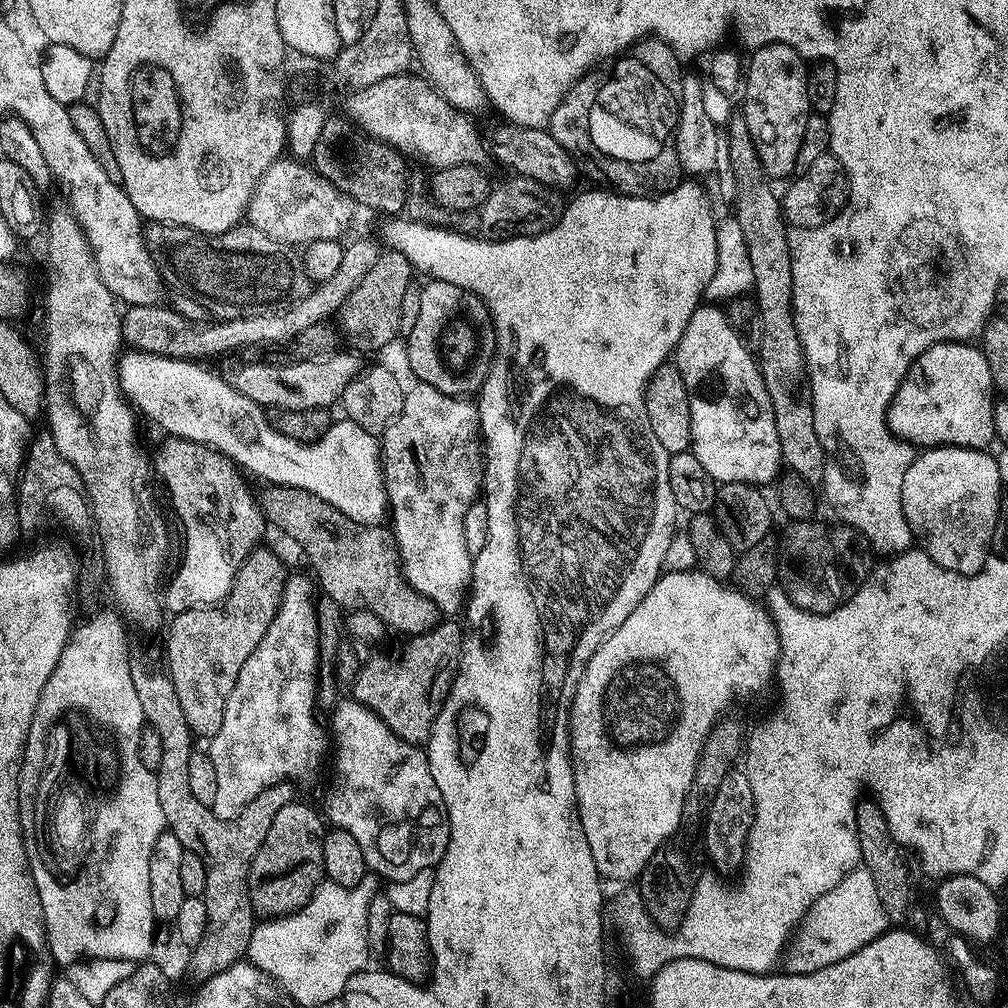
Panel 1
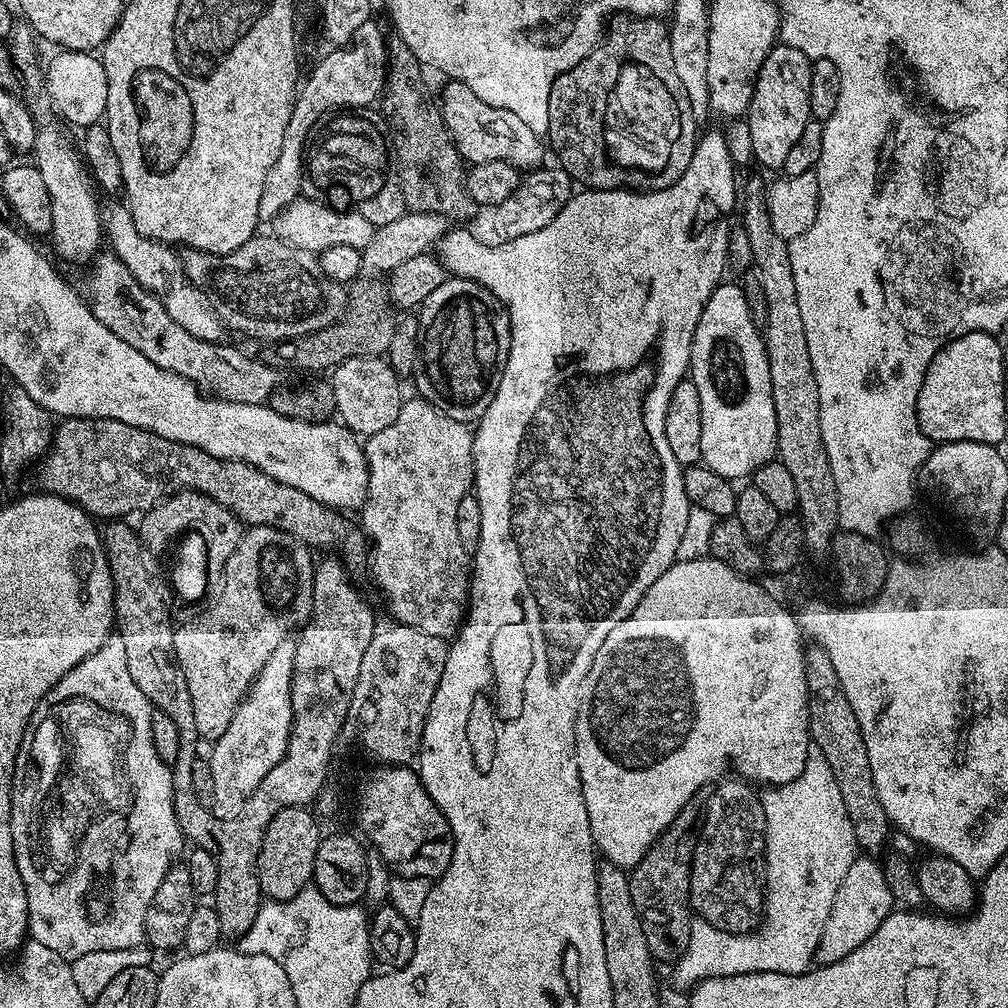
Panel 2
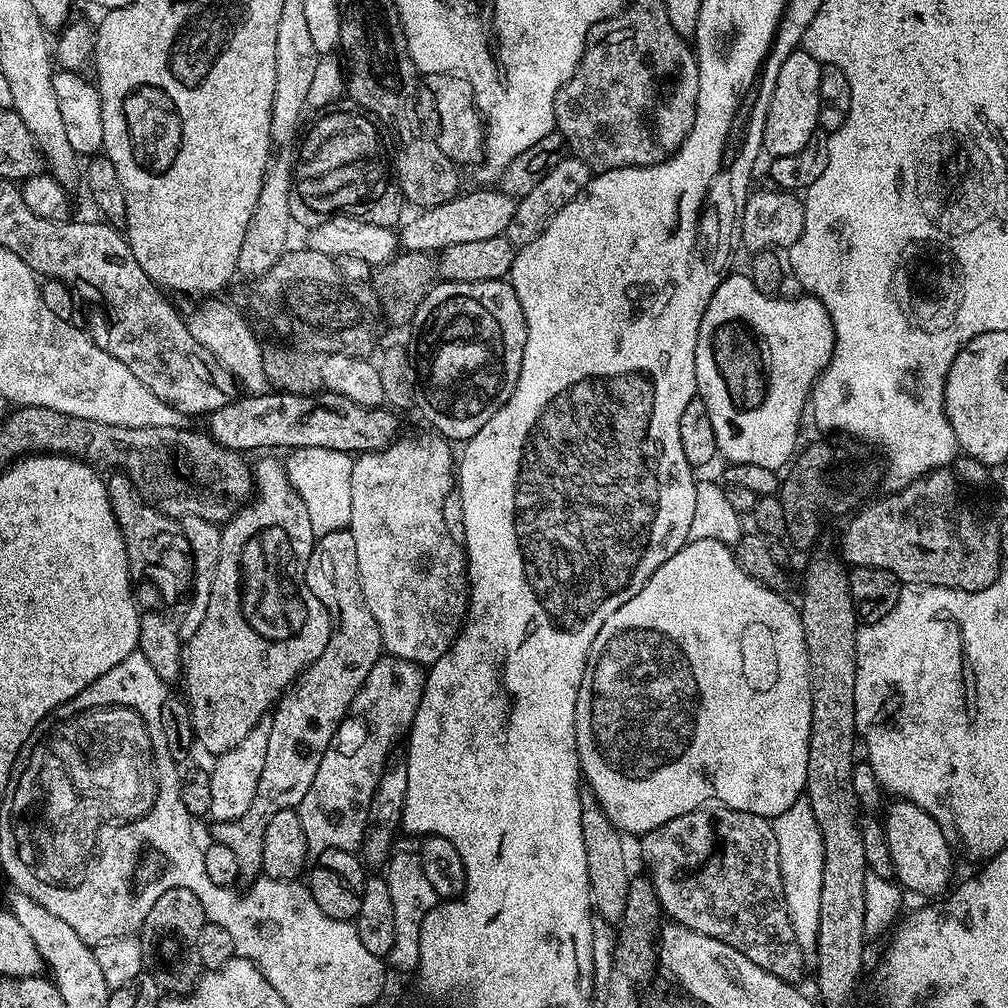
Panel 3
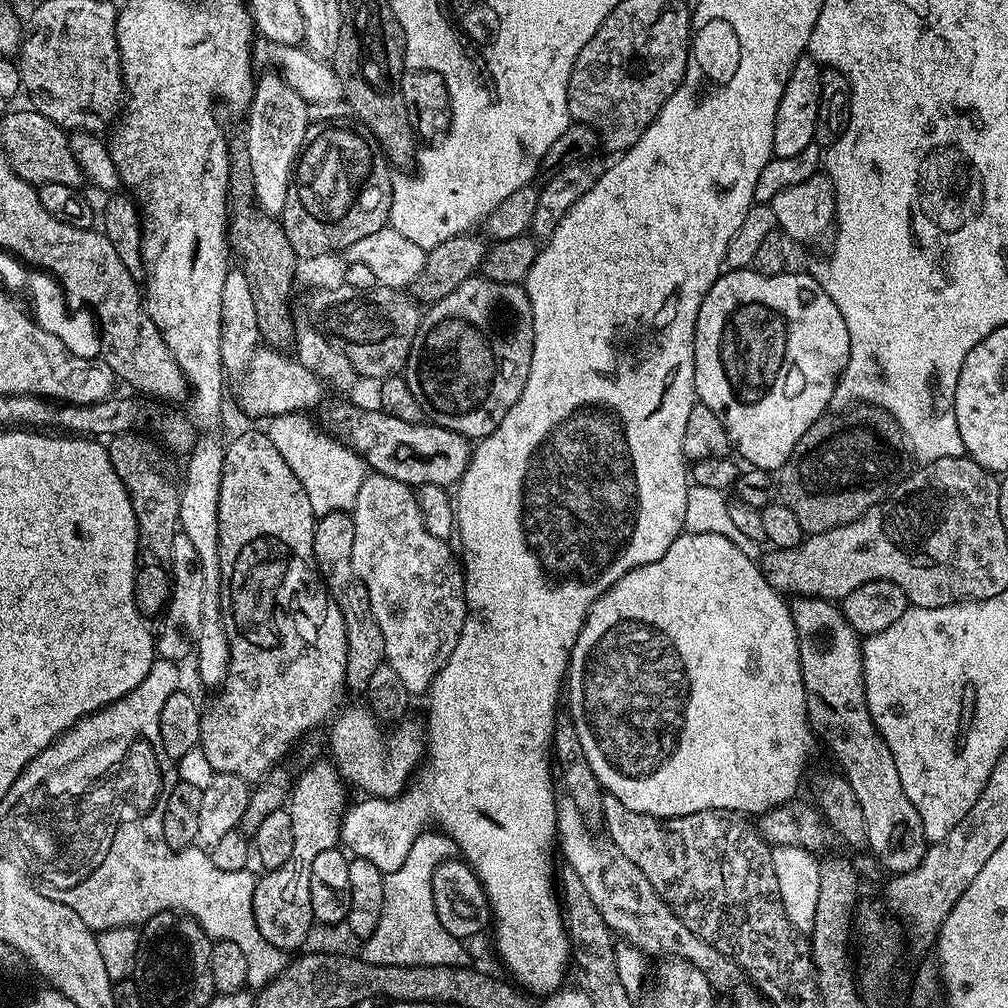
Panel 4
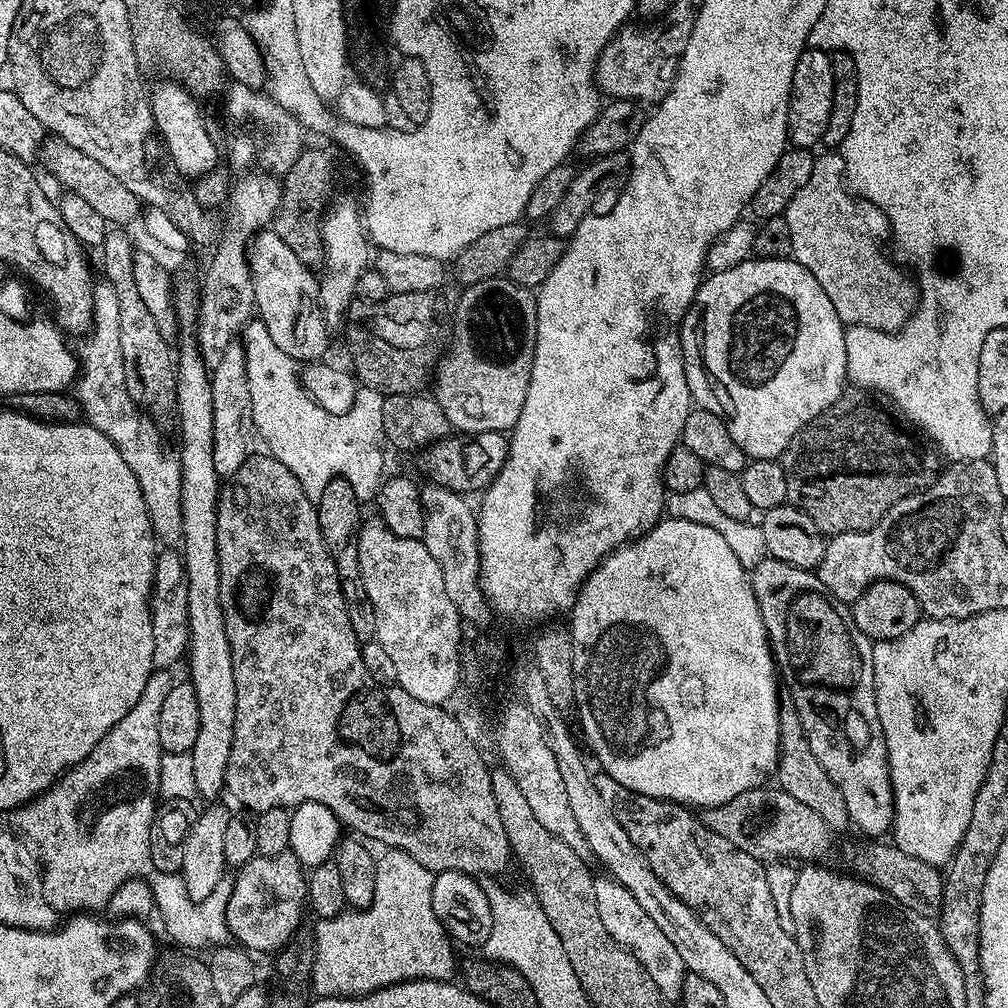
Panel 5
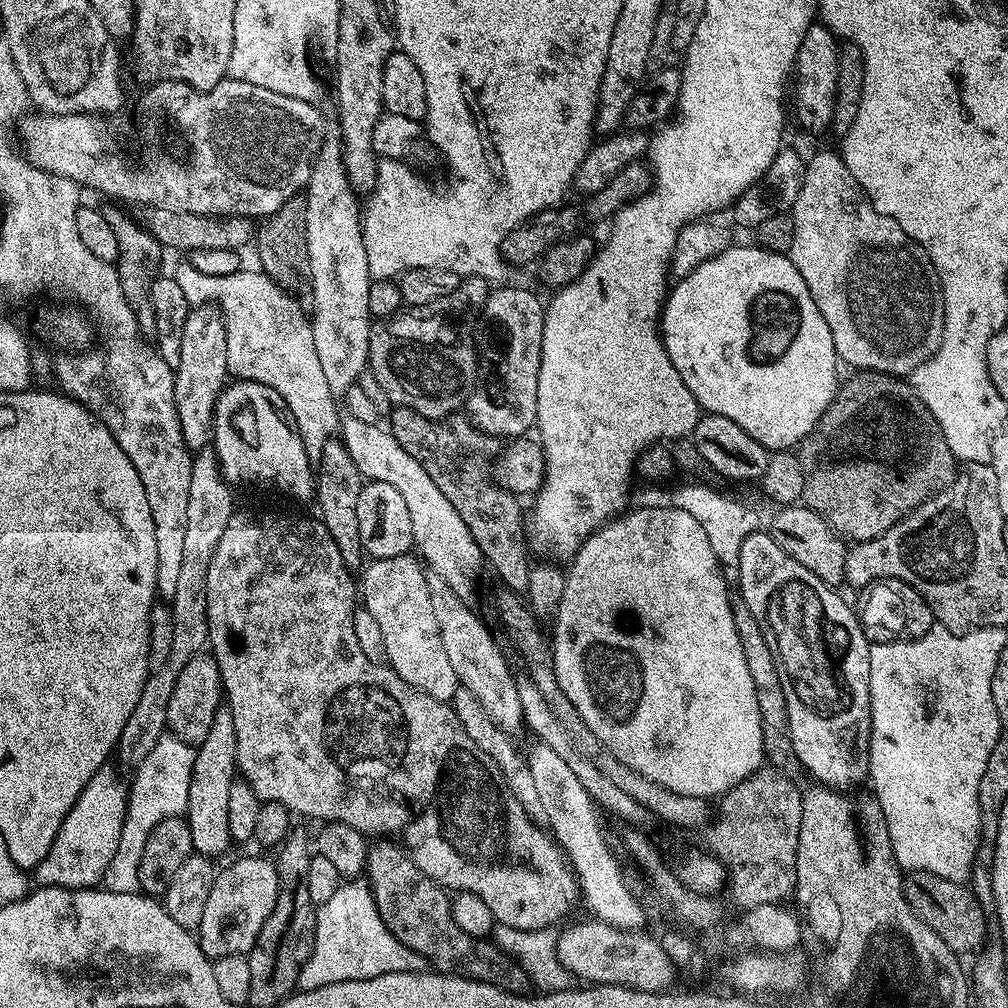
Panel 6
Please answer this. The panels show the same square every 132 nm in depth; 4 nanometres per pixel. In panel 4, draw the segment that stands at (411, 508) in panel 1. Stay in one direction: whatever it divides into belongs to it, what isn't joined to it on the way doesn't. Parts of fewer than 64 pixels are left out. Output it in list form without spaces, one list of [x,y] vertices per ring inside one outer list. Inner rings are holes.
[[[380,472],[365,475],[362,490],[358,490],[358,502],[352,508],[351,513],[354,518],[354,554],[352,555],[354,558],[354,570],[358,574],[360,581],[364,583],[364,589],[370,598],[370,610],[382,630],[385,661],[397,672],[398,678],[402,678],[402,683],[406,686],[408,693],[427,693],[434,682],[434,678],[442,670],[442,666],[450,658],[452,651],[456,649],[456,643],[462,634],[464,620],[468,616],[468,603],[464,597],[464,569],[461,561],[458,559],[457,553],[456,556],[452,553],[451,547],[453,545],[449,541],[434,538],[434,534],[430,534],[430,530],[424,525],[424,515],[420,509],[420,501],[413,485],[403,484],[394,478],[383,476]]]

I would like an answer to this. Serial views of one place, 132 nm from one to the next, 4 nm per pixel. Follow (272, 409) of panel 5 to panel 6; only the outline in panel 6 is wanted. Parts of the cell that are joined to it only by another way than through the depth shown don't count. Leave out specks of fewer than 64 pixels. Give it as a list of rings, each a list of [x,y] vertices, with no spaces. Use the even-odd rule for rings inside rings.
[[[184,262],[177,270],[173,271],[173,276],[178,282],[178,286],[181,287],[183,294],[185,294],[189,305],[200,306],[203,304],[212,303],[220,309],[220,314],[224,320],[224,329],[226,330],[226,366],[228,367],[229,377],[236,380],[249,380],[250,382],[262,382],[262,386],[270,386],[270,390],[278,390],[278,394],[282,394],[282,402],[286,402],[288,407],[288,413],[292,416],[292,423],[296,425],[298,434],[302,438],[302,442],[306,446],[306,454],[308,459],[312,462],[319,461],[322,454],[322,446],[326,446],[326,442],[329,438],[337,435],[340,427],[340,421],[342,419],[341,413],[336,413],[336,404],[338,408],[337,397],[332,395],[330,386],[326,386],[326,377],[322,374],[322,365],[318,363],[318,350],[314,347],[314,336],[312,332],[311,319],[307,316],[301,306],[295,301],[296,298],[293,295],[285,292],[284,289],[279,288],[277,284],[262,270],[247,270],[247,268],[241,268],[235,271],[234,274],[226,275],[208,275],[202,274],[200,270],[196,270],[190,262]]]

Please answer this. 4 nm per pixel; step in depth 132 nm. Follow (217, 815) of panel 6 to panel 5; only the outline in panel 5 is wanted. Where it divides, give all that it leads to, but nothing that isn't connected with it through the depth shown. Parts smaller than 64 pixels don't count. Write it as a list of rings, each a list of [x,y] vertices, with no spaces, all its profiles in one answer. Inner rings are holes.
[[[189,342],[181,352],[178,352],[178,371],[176,373],[176,411],[175,415],[180,416],[180,469],[182,470],[182,534],[180,540],[182,555],[184,557],[184,569],[186,570],[186,610],[188,611],[188,652],[186,655],[186,665],[188,664],[187,679],[194,686],[194,694],[198,697],[198,739],[194,741],[192,747],[192,761],[194,762],[194,786],[196,796],[204,799],[204,802],[212,802],[217,799],[219,792],[225,791],[224,779],[226,778],[226,762],[230,760],[230,746],[234,742],[234,714],[238,706],[238,694],[234,690],[234,658],[230,654],[230,638],[226,638],[226,618],[222,614],[222,594],[220,593],[220,563],[218,562],[218,514],[216,507],[220,505],[222,495],[222,478],[218,470],[214,470],[214,406],[212,405],[212,382],[210,379],[209,365],[204,363],[200,349],[195,343]]]

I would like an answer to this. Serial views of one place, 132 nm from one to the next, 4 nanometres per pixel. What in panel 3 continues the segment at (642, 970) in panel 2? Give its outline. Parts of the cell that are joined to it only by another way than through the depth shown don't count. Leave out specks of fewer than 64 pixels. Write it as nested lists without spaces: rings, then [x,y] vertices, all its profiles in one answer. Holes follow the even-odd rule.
[[[590,792],[580,797],[582,806],[582,838],[586,847],[587,878],[592,890],[592,905],[595,913],[612,922],[619,921],[623,915],[628,893],[629,882],[632,879],[628,873],[628,862],[622,842],[623,835],[613,826],[609,816],[602,810],[596,797]]]

